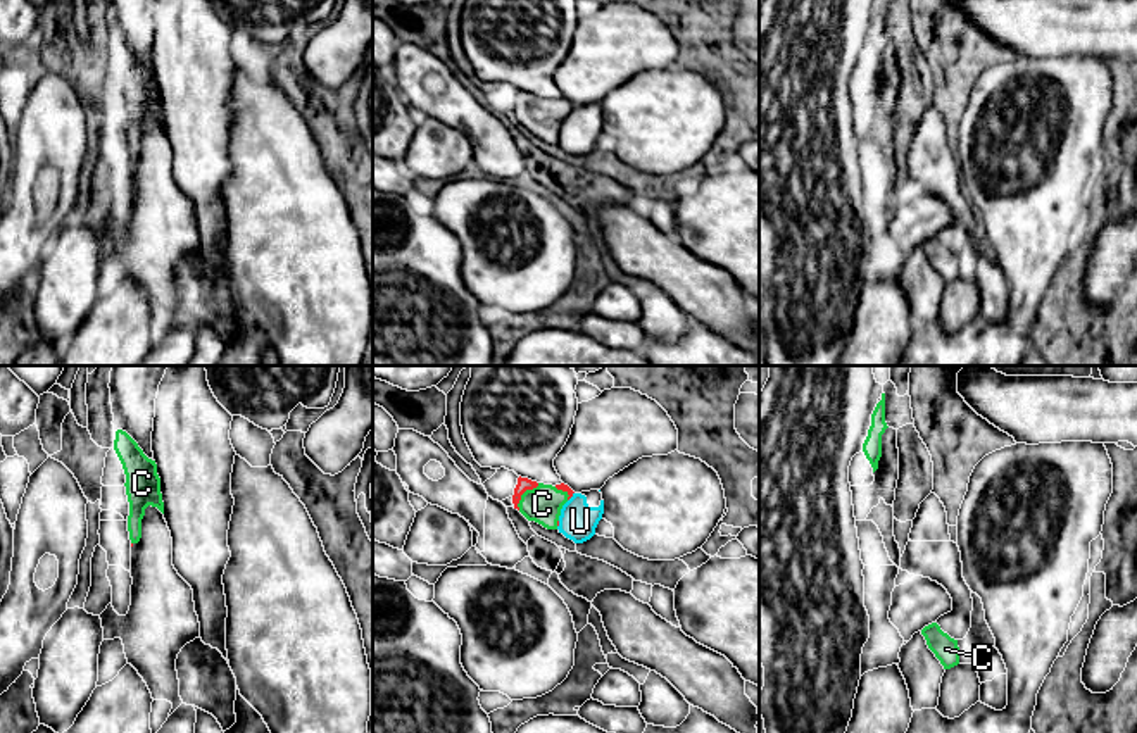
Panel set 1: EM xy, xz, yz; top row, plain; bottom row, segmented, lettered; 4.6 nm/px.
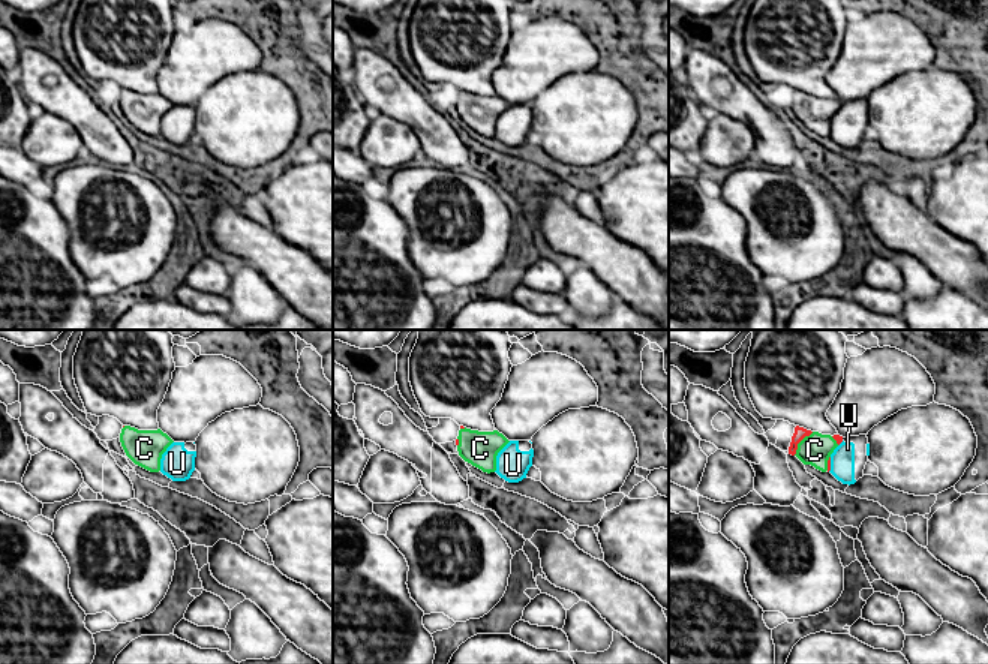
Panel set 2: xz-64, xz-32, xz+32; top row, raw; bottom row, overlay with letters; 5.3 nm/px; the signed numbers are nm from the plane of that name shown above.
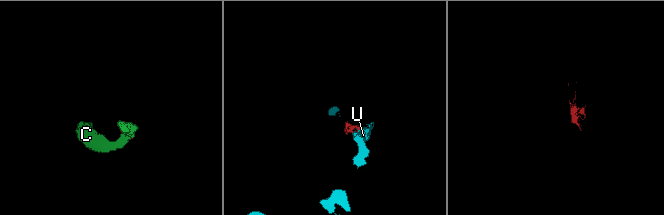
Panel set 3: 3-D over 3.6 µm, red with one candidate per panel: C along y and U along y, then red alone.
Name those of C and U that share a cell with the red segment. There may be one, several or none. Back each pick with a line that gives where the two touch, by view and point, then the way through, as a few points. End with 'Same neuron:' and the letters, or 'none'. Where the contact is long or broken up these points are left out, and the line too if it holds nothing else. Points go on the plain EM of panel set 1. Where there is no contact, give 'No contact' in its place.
C: Touches red at xz (523, 106)
Same neuron: C

